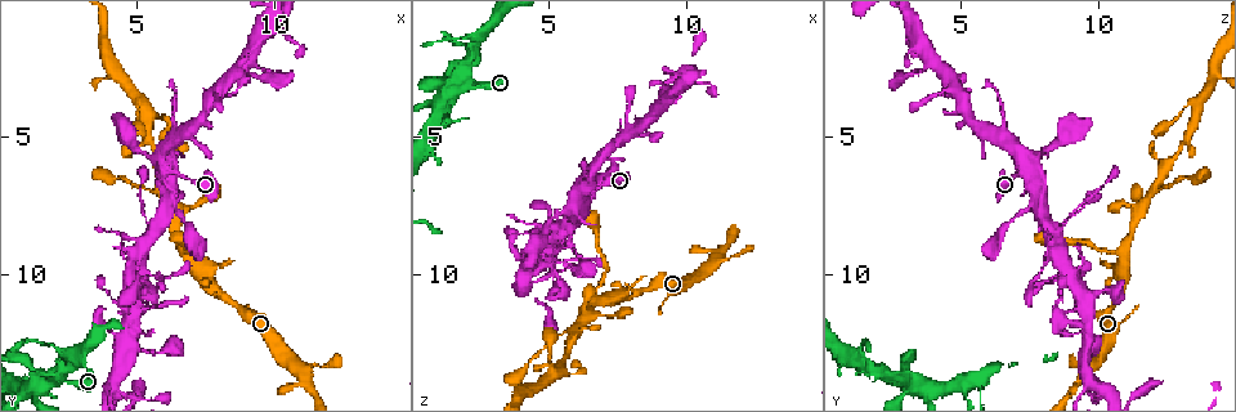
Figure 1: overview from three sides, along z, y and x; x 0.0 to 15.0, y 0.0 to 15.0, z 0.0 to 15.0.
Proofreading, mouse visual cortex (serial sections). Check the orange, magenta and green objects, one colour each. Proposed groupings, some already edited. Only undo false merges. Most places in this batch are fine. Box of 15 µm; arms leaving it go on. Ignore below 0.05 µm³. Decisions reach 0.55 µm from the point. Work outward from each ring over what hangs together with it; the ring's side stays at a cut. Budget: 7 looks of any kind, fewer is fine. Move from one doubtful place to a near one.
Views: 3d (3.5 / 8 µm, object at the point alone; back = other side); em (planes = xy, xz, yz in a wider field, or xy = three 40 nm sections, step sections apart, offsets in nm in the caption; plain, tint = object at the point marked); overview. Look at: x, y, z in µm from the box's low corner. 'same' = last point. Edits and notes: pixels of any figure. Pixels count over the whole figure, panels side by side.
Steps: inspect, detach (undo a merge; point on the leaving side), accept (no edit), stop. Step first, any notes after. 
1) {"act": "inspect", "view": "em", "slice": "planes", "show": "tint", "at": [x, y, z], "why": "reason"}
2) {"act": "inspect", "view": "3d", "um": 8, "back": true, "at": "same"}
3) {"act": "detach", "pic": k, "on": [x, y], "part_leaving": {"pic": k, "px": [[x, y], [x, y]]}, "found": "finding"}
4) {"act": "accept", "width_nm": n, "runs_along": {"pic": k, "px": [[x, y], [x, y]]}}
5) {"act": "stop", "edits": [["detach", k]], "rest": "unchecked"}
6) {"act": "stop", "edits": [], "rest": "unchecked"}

{"act": "inspect", "view": "3d", "um": 3.5, "at": [4.6, 11.2, 8.4], "why": "abrupt turn"}

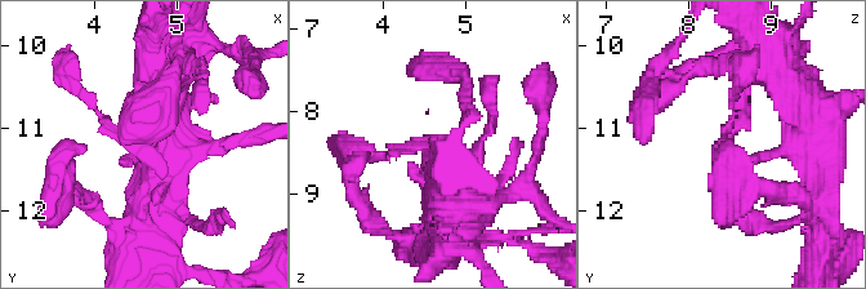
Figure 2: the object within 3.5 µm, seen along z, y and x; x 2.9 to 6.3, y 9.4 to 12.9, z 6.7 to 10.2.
{"act": "inspect", "view": "em", "slice": "planes", "show": "tint", "at": [4.55, 11.10, 8.45]}

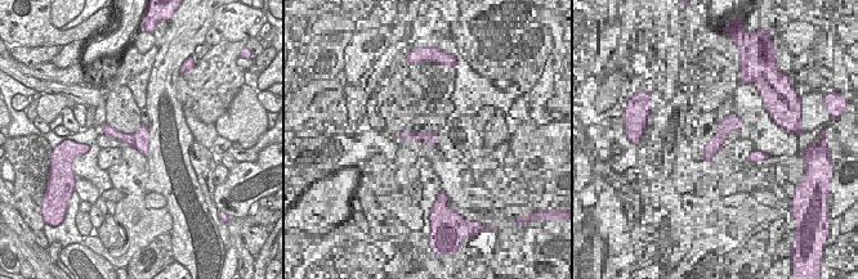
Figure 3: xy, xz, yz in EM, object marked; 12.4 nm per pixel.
{"act": "accept", "width_nm": 220, "runs_along": {"pic": 3, "px": [[103, 129], [135, 140], [144, 149]]}, "found": "one cell here"}

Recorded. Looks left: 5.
{"act": "inspect", "view": "3d", "um": 3.5, "at": [2.7, 13.3, 1.4], "why": "branch point"}

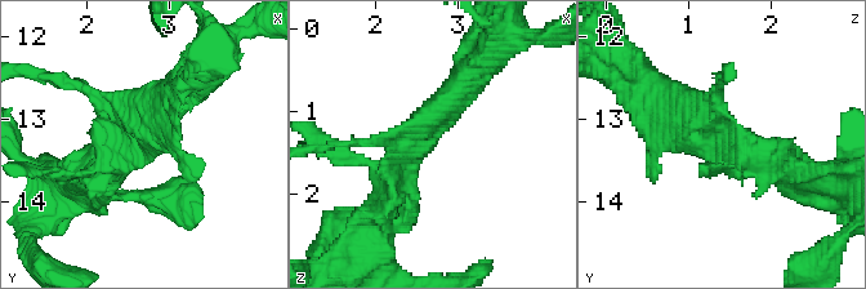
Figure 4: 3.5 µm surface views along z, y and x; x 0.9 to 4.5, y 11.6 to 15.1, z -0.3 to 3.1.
{"act": "inspect", "view": "em", "slice": "xy", "step": 2, "show": "tint", "at": [2.60, 13.30, 1.45], "arms": 3, "arm_widths_nm": [150, 300, 400]}

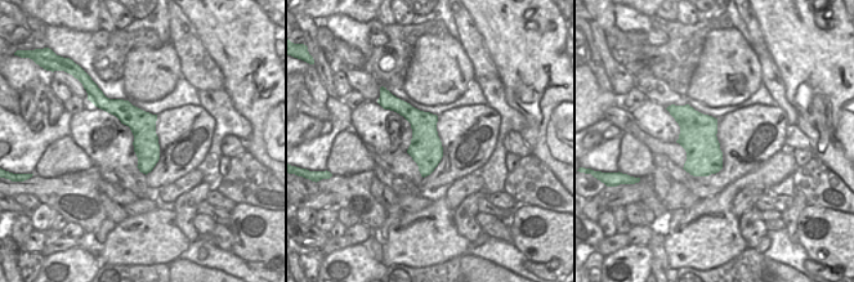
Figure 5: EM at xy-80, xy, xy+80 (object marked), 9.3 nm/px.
{"act": "accept", "runs_along": {"pic": 4, "px": [[382, 208], [394, 172], [461, 87]]}, "found": "one cell here"}

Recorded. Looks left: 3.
{"act": "inspect", "view": "3d", "um": 8, "at": [4.6, 4.8, 8.8], "why": "a fork"}

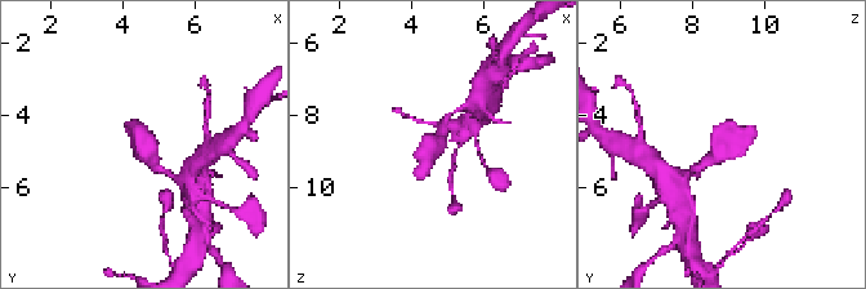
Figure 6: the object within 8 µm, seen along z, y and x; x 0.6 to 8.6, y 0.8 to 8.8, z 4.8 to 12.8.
{"act": "inspect", "view": "em", "slice": "xy", "step": 1, "show": "tint", "at": [4.6, 4.8, 8.9], "why": "now the EM"}

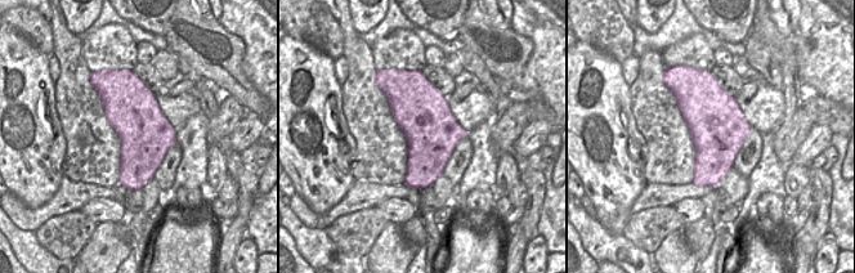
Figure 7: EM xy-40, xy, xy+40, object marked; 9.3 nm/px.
{"act": "accept", "width_nm": 500, "runs_along": {"pic": 6, "px": [[699, 168], [733, 136], [753, 129]]}, "found": "one cell here"}

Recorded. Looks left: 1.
{"act": "stop", "edits": [], "rest": "unchecked"}

